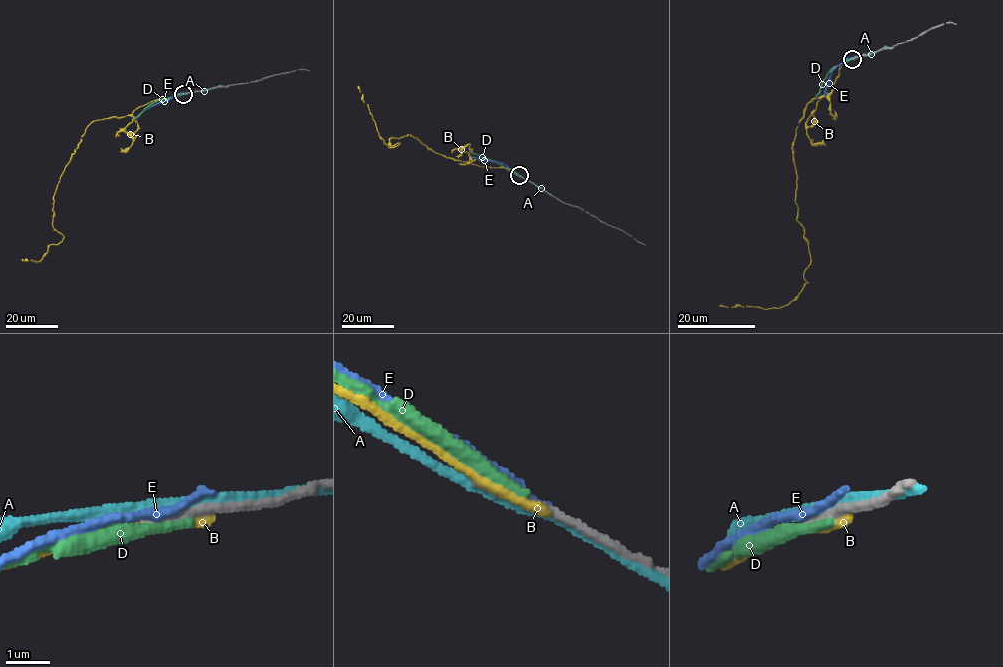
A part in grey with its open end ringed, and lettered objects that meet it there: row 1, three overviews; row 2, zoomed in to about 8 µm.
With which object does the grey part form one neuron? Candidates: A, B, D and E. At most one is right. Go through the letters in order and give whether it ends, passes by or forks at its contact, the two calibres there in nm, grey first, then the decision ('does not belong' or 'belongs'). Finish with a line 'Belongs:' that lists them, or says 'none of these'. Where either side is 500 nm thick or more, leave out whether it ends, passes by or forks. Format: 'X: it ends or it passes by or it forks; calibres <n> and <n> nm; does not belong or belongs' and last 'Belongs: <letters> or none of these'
A: it passes by; calibres 200 and 220 nm; does not belong
B: it ends; calibres 400 and 280 nm; does not belong
D: it ends; calibres 360 and 320 nm; does not belong
E: it ends; calibres 380 and 280 nm; does not belong
Belongs: none of these

